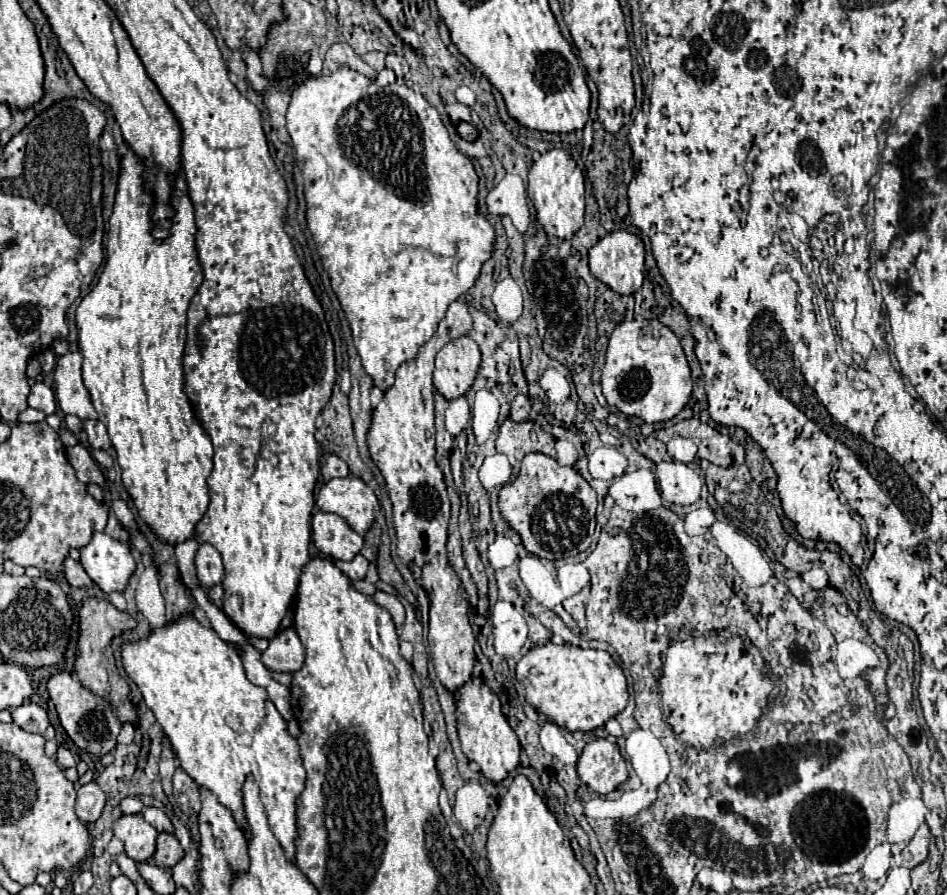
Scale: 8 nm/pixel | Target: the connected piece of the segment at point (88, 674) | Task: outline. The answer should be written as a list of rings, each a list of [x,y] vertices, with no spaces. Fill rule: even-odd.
[[[85,598],[79,606],[79,640],[77,640],[77,658],[75,658],[75,674],[79,676],[81,684],[95,692],[97,696],[103,696],[109,701],[113,711],[119,720],[123,722],[137,722],[133,704],[129,700],[129,684],[121,678],[115,666],[115,658],[111,658],[111,638],[119,636],[123,630],[135,628],[135,618],[127,612],[117,610],[111,602],[105,598]]]

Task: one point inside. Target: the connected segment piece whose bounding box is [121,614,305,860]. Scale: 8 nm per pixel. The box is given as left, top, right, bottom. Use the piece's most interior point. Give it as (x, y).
(218, 722)

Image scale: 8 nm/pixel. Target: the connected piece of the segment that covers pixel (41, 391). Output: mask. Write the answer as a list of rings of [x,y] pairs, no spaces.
[[[35,382],[31,386],[31,394],[29,394],[29,406],[35,410],[41,410],[45,414],[53,414],[57,404],[55,404],[55,394],[53,388],[49,388],[43,382]]]

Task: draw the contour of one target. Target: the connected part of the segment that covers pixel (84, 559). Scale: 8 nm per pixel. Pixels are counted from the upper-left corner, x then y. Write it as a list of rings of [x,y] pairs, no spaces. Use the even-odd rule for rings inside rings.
[[[93,532],[93,538],[81,550],[81,566],[89,578],[105,592],[123,592],[135,570],[135,560],[127,544],[113,540],[105,532]]]

